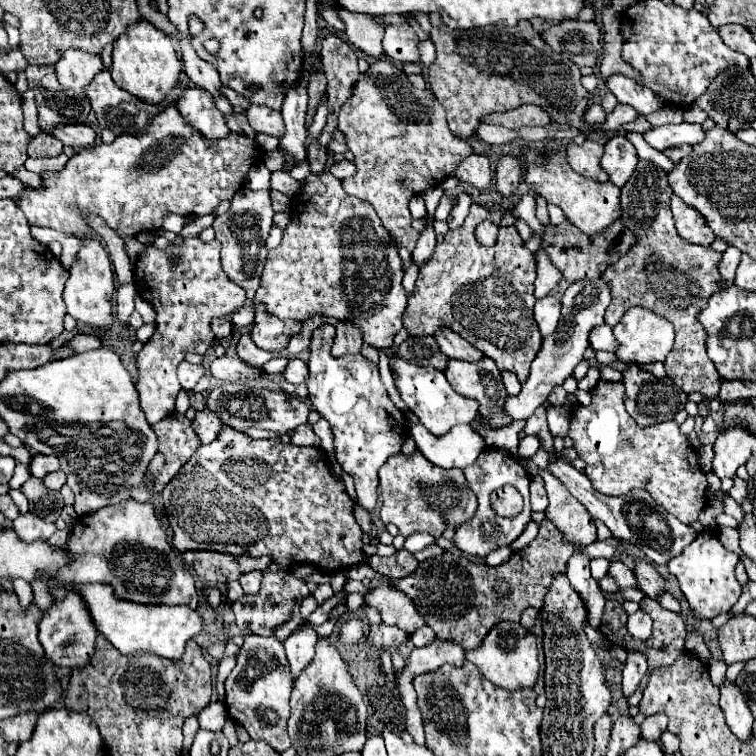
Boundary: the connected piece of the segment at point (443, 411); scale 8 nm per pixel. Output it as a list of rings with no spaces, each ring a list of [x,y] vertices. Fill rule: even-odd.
[[[384,350],[390,358],[390,370],[396,380],[396,388],[400,398],[406,402],[406,406],[420,418],[422,426],[426,426],[434,436],[446,434],[456,424],[470,424],[478,416],[478,402],[470,398],[462,398],[452,390],[448,384],[444,372],[428,368],[428,366],[416,366],[402,358],[398,358],[392,350]]]

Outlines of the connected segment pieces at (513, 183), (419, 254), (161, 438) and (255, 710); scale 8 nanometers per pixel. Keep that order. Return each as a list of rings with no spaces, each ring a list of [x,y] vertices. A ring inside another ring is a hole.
[[[504,156],[500,158],[498,162],[498,168],[496,168],[496,190],[510,198],[518,184],[520,184],[520,178],[522,178],[522,168],[520,168],[520,160],[514,158],[514,156]]]
[[[426,216],[426,230],[420,234],[418,244],[416,244],[414,252],[412,252],[412,258],[416,260],[418,266],[422,266],[424,260],[428,260],[428,258],[432,256],[432,252],[434,252],[434,246],[436,246],[436,234],[434,234],[432,224],[434,224],[434,216]]]
[[[174,412],[162,418],[160,422],[156,422],[152,430],[158,436],[158,454],[162,454],[166,462],[164,462],[164,468],[154,476],[154,482],[150,488],[148,488],[152,478],[150,472],[144,474],[144,482],[130,488],[130,494],[136,502],[150,502],[158,492],[162,492],[162,488],[178,474],[178,470],[202,446],[202,442],[194,434],[192,420],[188,420],[184,414]]]
[[[244,636],[238,664],[226,678],[226,708],[236,724],[242,724],[254,740],[268,742],[276,752],[290,748],[286,722],[290,716],[288,698],[292,692],[290,666],[282,642],[264,636]]]

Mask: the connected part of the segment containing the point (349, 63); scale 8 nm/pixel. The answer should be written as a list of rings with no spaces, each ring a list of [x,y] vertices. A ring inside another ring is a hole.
[[[326,36],[322,42],[320,58],[324,64],[324,74],[328,78],[326,94],[328,94],[328,124],[322,130],[322,134],[314,140],[318,148],[326,148],[332,140],[332,132],[336,128],[336,116],[338,110],[348,102],[354,82],[358,82],[358,64],[356,64],[356,54],[354,48],[344,42],[338,36]]]

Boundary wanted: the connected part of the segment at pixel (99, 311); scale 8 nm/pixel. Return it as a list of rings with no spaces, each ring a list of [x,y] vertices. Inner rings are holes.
[[[86,238],[82,244],[82,250],[78,252],[76,262],[70,266],[70,278],[64,288],[64,302],[68,306],[68,314],[78,322],[84,322],[100,330],[108,330],[114,322],[112,318],[114,290],[116,290],[114,272],[112,272],[112,262],[108,258],[108,252],[104,250],[100,240]]]

